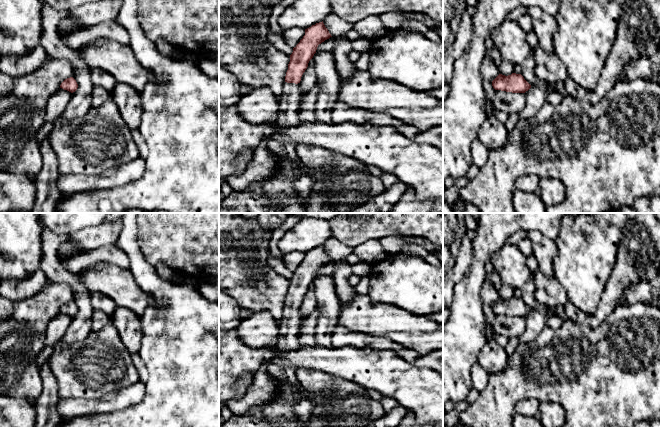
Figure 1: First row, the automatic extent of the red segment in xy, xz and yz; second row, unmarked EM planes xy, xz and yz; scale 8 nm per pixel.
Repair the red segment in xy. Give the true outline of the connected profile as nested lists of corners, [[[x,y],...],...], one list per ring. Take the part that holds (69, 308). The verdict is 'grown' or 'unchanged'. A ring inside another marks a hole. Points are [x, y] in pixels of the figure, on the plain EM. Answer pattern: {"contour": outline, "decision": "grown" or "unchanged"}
{"contour": [[[70,301],[70,302],[65,303],[61,307],[60,312],[73,317],[77,314],[78,308],[77,308],[76,304],[73,301]]], "decision": "unchanged"}

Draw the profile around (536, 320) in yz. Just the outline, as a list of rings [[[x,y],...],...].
[[[534,275],[520,289],[521,299],[531,309],[531,312],[525,316],[526,329],[520,336],[519,342],[528,344],[533,342],[546,326],[548,312],[547,306],[540,304],[535,298]]]

